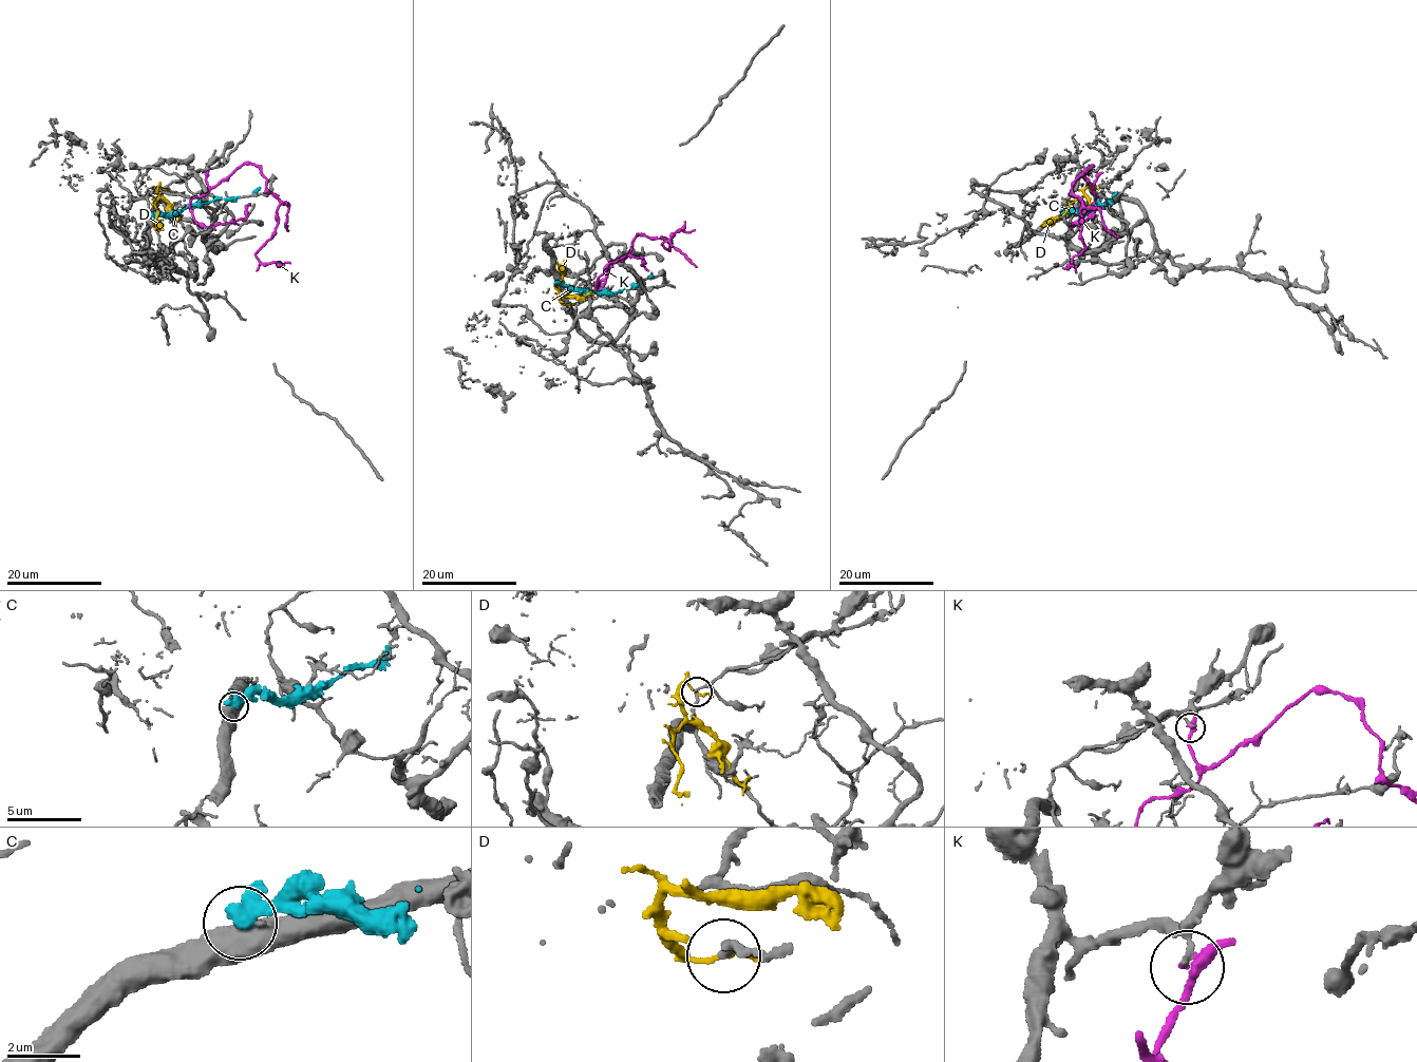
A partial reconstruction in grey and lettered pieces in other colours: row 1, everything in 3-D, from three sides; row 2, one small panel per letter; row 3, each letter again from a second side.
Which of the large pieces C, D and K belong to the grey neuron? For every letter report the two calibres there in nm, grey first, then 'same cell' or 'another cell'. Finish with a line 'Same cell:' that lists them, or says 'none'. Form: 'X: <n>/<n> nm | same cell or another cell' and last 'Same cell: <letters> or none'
C: 750/400 nm | another cell
D: 170/110 nm | another cell
K: 160/260 nm | another cell
Same cell: none

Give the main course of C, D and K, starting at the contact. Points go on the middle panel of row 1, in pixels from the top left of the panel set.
C: (558, 281), (573, 288), (610, 292), (653, 278)
D: (568, 304), (563, 303), (559, 285), (564, 282), (564, 260)
K: (597, 284), (612, 261), (629, 253), (637, 234), (672, 239), (665, 249), (663, 243), (676, 232), (694, 229)

